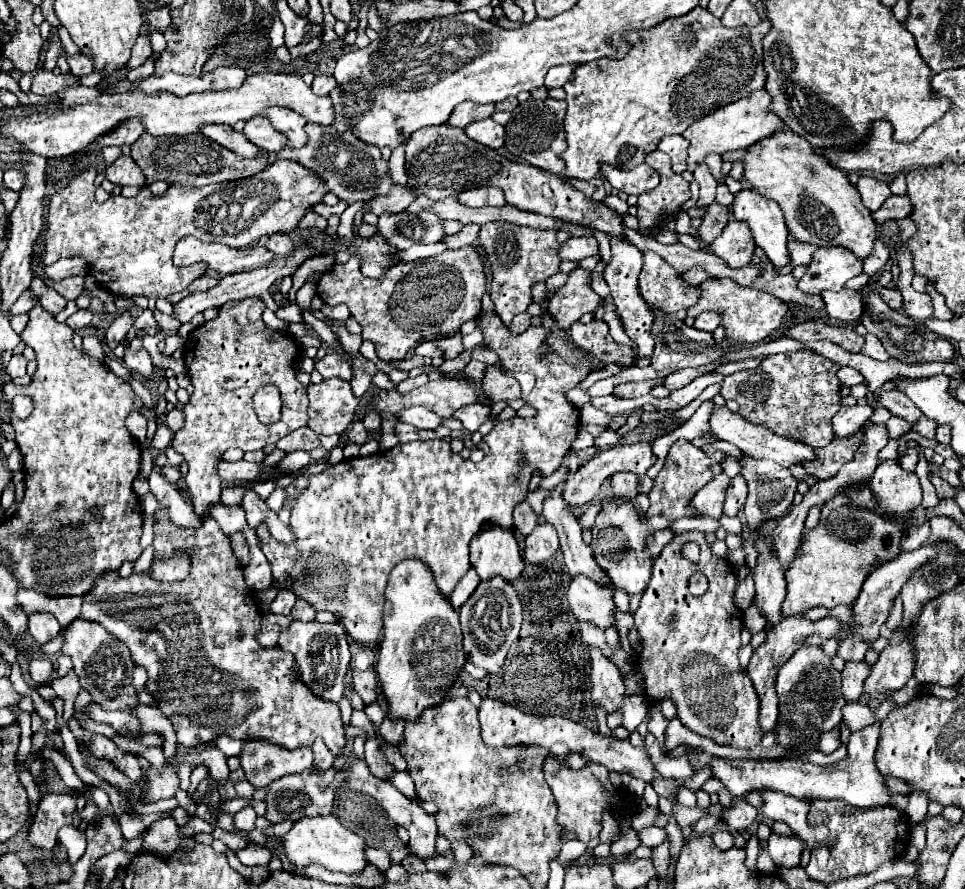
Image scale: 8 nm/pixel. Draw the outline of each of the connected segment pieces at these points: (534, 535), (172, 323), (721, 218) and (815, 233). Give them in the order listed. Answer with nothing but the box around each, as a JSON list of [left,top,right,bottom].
[[524,523,560,563],[154,308,182,330],[696,203,730,245],[744,129,876,259]]

